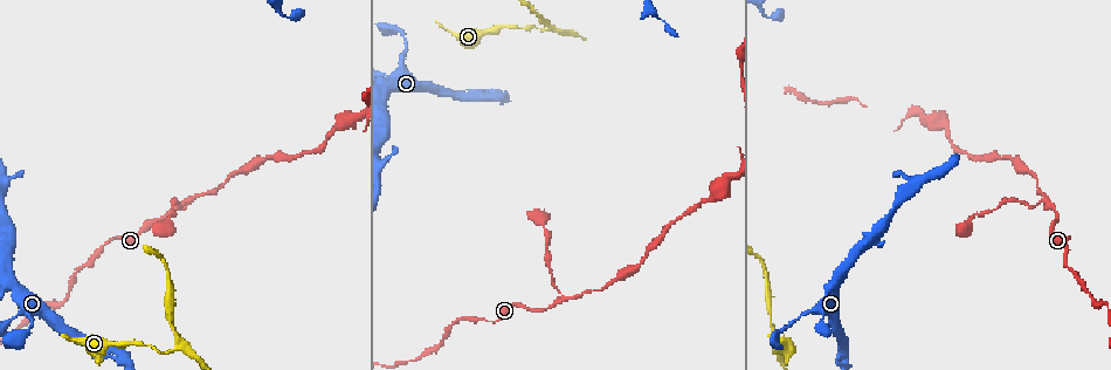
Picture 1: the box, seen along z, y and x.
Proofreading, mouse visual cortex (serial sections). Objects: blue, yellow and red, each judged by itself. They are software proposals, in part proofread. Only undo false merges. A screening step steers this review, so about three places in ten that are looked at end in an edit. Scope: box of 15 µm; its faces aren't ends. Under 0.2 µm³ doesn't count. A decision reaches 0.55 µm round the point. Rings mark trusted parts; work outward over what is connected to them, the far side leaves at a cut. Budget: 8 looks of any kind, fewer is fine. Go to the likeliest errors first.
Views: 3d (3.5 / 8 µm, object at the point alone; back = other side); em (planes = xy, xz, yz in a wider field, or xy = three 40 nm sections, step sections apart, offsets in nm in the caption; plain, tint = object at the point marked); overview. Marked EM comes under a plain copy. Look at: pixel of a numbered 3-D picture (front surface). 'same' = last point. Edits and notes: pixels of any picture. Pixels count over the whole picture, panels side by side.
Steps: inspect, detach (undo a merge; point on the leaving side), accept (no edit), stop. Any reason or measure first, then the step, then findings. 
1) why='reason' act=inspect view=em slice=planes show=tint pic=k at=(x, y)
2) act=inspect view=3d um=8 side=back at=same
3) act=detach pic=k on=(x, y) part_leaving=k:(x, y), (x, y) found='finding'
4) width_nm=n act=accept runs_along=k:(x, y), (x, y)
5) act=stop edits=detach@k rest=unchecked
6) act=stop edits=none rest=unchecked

why='three-way junction' act=inspect view=3d um=8 pic=1 at=(554, 31)

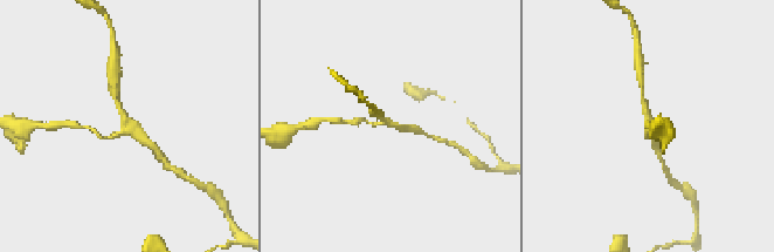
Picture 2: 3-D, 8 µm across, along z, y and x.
why='zoom in' act=inspect view=3d um=3.5 pic=2 at=(125, 127)

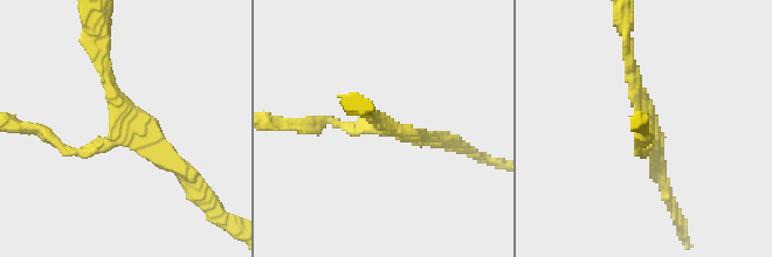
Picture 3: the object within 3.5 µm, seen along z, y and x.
arms=3 arm_widths_nm=100,200,200 why='need the tissue' act=inspect view=em slice=xy step=1 show=tint pic=3 at=(124, 132)

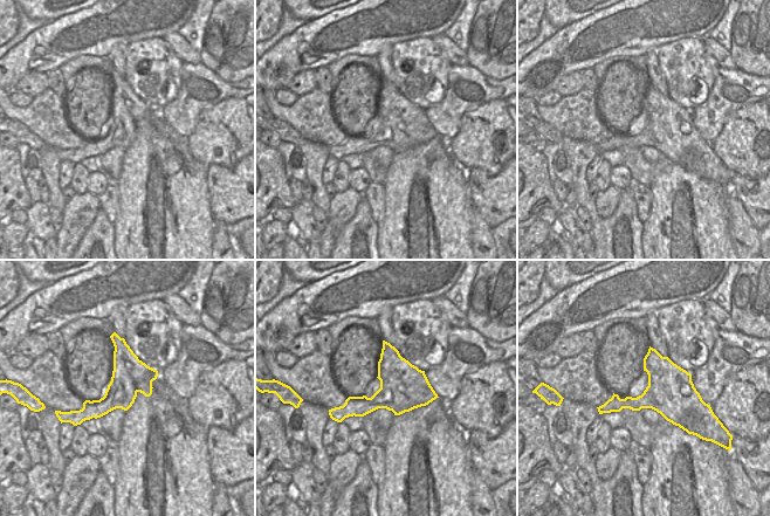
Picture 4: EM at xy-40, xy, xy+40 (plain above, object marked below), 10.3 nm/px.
act=accept runs_along=3:(55, 140), (95, 151), (123, 133), (98, 61) found='continuous, no second cell'

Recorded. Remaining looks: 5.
why='three arms meet' act=inspect view=3d um=3.5 pic=1 at=(188, 199)

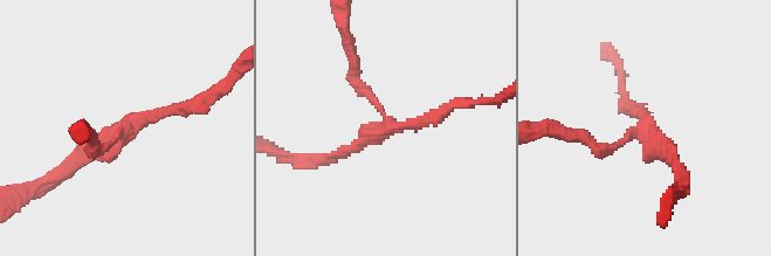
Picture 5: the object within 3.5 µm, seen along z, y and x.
arms=3 arm_widths_nm=150,200,200 act=inspect view=em slice=xy step=3 show=tint pic=5 at=(388, 131)

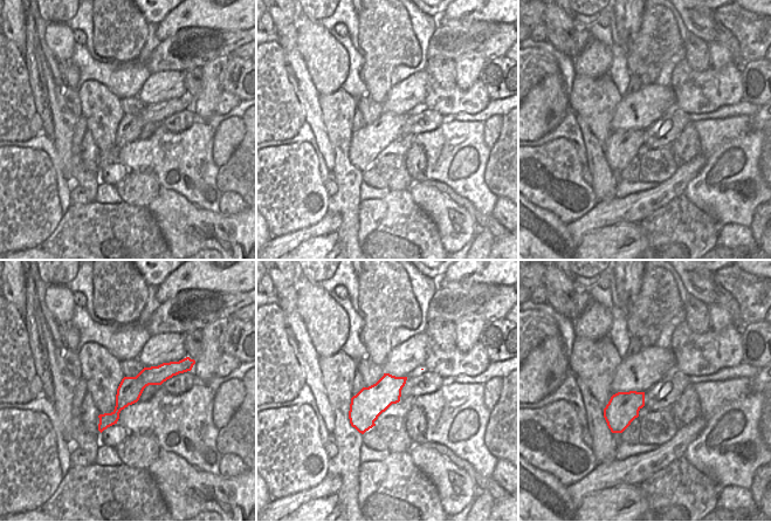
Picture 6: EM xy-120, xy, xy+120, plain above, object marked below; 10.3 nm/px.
width_nm=320 act=accept runs_along=5:(69, 170), (140, 119), (191, 105) found='continuous, no second cell'

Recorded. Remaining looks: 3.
act=inspect view=3d um=3.5 pic=1 at=(28, 316)

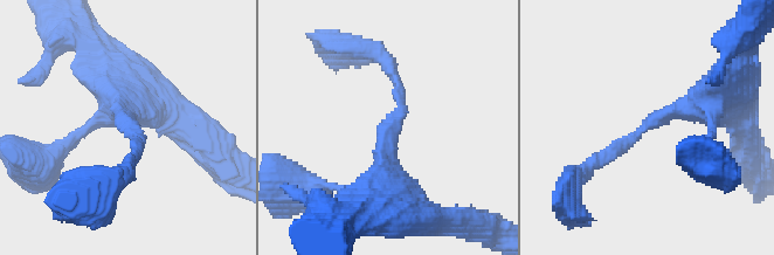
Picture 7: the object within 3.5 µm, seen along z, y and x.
why='now the EM' act=inspect view=em slice=xy step=5 show=tint pic=7 at=(126, 119)

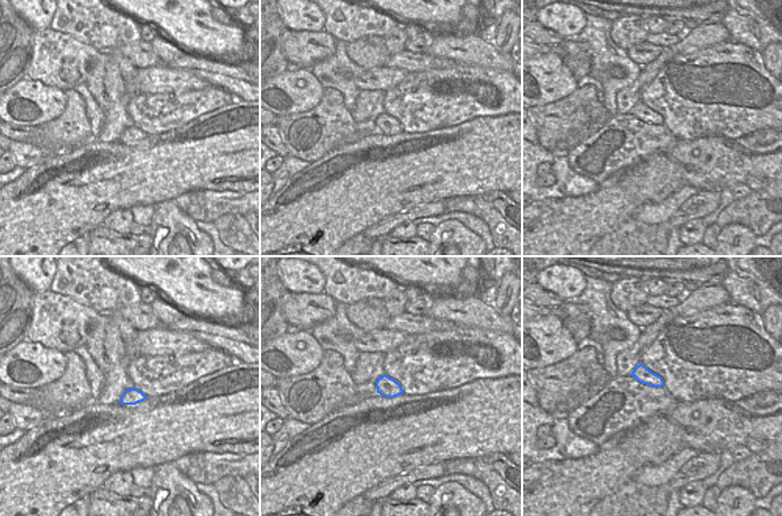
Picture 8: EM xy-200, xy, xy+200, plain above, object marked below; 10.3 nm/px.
act=accept runs_along=7:(724, 89), (649, 121), (595, 160) found='continuous, no second cell'

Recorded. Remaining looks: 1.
act=stop edits=none rest=unchecked

